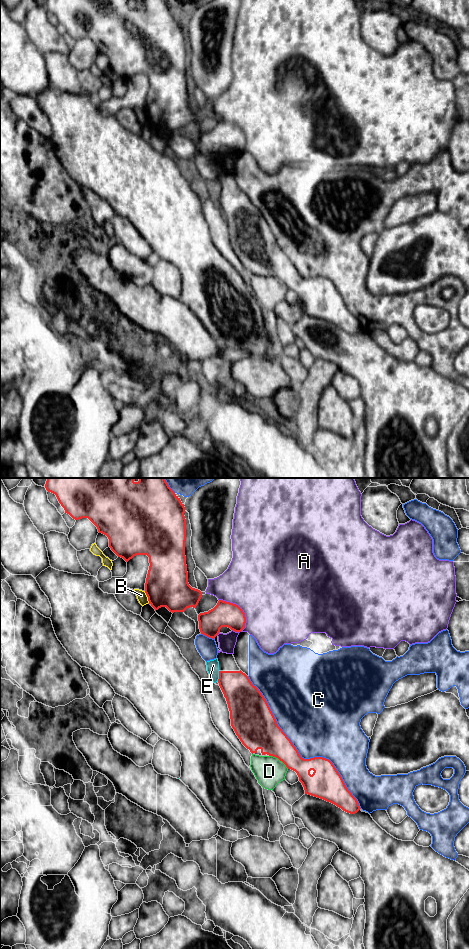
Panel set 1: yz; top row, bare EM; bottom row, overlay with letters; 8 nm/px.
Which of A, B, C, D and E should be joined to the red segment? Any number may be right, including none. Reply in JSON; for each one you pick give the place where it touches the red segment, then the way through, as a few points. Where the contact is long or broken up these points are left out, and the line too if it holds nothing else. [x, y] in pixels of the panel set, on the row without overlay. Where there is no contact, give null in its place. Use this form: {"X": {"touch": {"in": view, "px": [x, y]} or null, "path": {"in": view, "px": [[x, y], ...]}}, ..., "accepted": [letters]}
{"accepted": []}

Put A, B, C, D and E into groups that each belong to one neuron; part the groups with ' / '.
A / B / C / D / E

